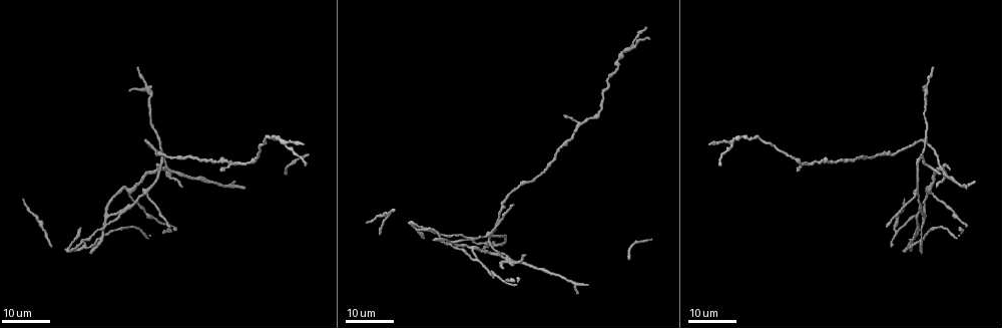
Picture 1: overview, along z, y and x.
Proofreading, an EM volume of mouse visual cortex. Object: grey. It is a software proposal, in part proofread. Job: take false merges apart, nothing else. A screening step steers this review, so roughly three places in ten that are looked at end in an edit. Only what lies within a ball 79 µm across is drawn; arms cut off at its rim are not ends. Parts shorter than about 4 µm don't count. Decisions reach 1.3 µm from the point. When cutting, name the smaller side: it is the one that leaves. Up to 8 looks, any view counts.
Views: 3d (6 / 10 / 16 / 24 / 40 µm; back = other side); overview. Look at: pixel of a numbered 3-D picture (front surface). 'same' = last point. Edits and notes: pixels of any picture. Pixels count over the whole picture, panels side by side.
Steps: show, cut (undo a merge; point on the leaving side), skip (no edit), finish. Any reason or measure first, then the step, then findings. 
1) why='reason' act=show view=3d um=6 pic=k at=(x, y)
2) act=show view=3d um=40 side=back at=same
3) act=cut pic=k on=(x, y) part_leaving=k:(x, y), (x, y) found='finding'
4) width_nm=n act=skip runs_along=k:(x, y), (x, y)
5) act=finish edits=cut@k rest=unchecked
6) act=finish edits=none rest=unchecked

why='thick turns thin' act=show view=3d um=16 pic=1 at=(501, 211)

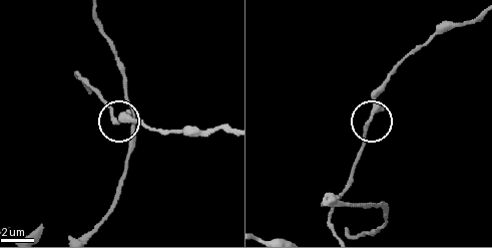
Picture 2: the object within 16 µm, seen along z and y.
why='closer look' act=show view=3d um=6 pic=2 at=(112, 120)

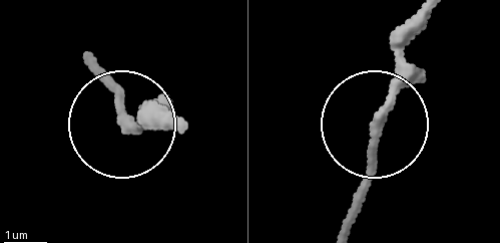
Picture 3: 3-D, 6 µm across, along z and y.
width_nm=220 act=skip runs_along=3:(88, 60), (116, 89), (120, 122), (149, 126) found='continuous, no second neuron'

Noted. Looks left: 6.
why='calibre changes' act=show view=3d um=16 pic=1 at=(543, 170)

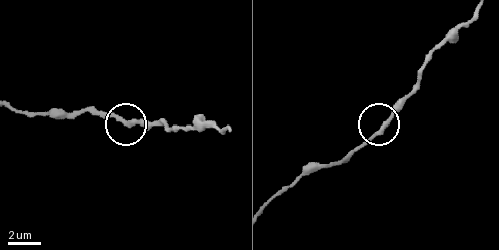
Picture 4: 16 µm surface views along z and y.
act=show view=3d um=10 pic=4 at=(383, 126)

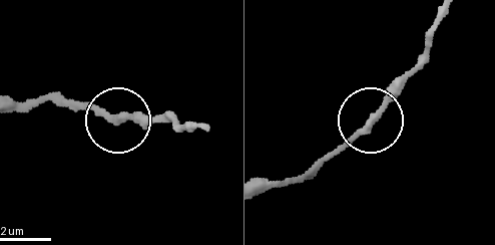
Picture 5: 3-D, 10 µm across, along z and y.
act=skip runs_along=5:(262, 191), (308, 176), (346, 148), (428, 59) found='continuous, no second neuron'

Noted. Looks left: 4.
why='three arms meet' act=show view=3d um=24 pic=1 at=(162, 169)

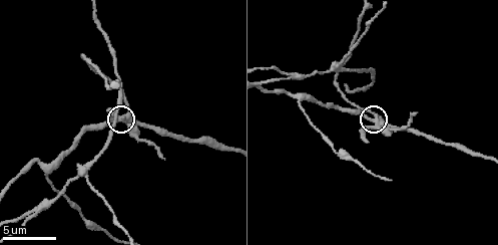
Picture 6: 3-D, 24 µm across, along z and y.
act=show view=3d um=6 pic=6 at=(372, 121)

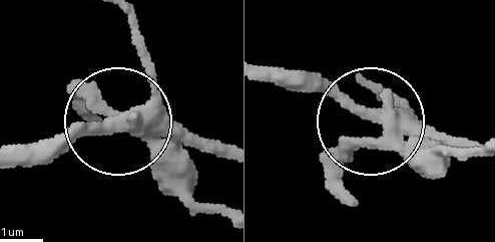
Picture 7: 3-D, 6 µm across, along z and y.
act=cut pic=7 on=(191, 167) part_leaving=7:(143, 130), (193, 191), (226, 206) found='two neurons meet here'

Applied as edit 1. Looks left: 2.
why='three-way junction' act=show view=3d um=10 pic=6 at=(298, 96)

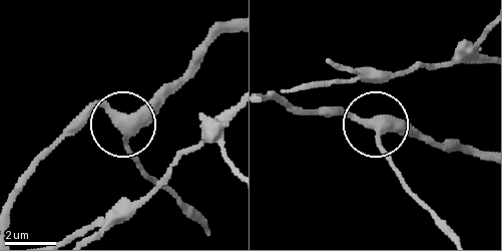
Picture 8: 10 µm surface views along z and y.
width_nm=360 act=skip found='continuous, no second neuron'

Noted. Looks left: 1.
act=finish edits=cut@7 rest=unchecked

